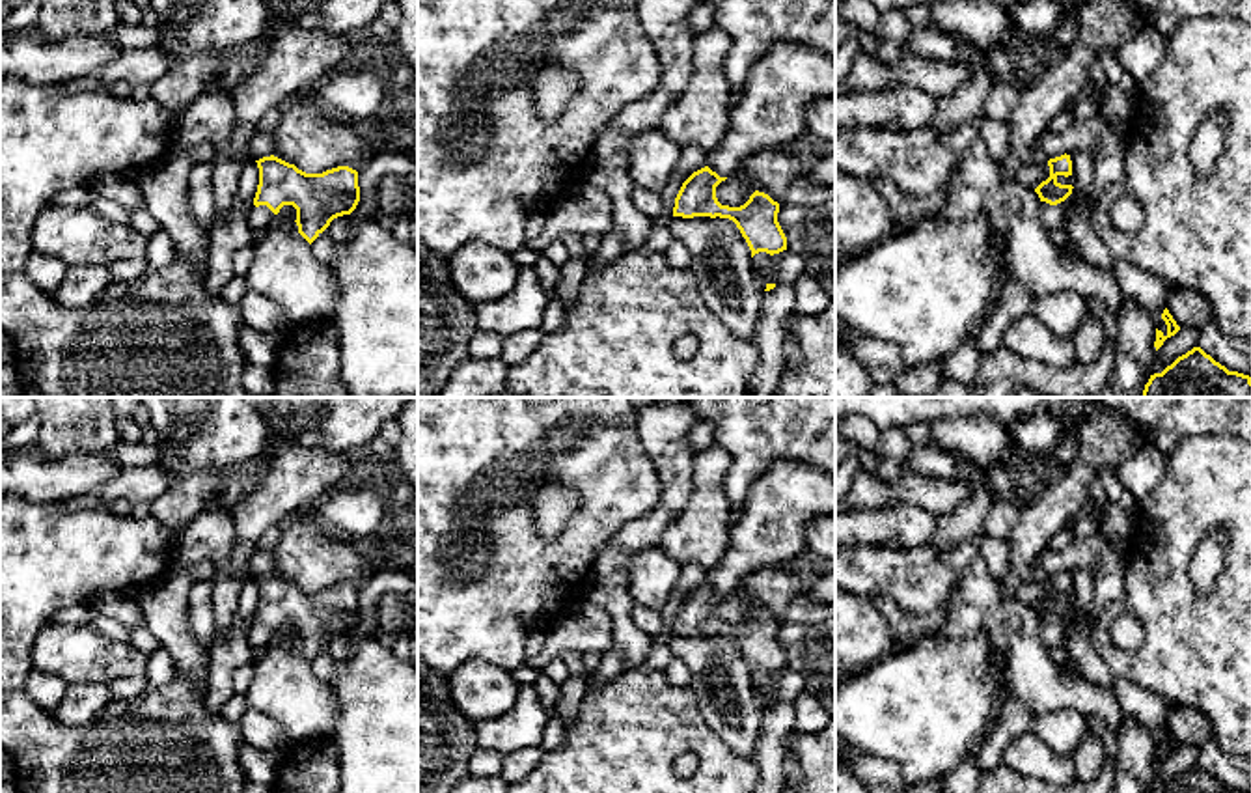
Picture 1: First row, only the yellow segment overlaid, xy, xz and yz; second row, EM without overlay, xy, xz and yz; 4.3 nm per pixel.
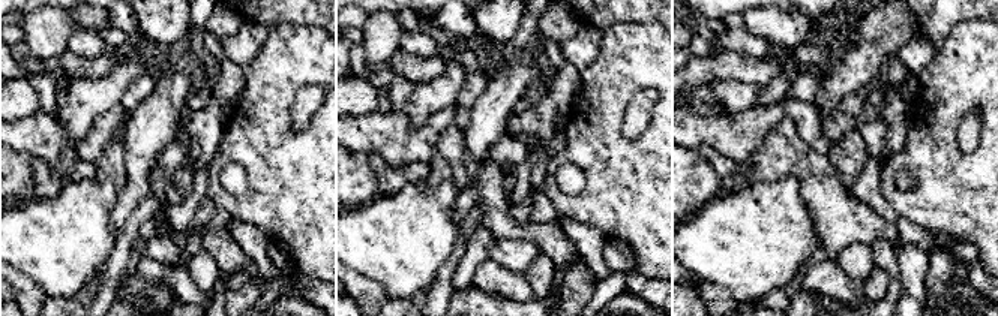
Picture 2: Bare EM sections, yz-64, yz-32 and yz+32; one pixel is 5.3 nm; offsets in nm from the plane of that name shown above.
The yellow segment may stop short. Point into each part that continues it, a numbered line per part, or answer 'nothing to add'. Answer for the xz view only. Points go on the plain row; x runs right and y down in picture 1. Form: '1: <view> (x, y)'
nothing to add

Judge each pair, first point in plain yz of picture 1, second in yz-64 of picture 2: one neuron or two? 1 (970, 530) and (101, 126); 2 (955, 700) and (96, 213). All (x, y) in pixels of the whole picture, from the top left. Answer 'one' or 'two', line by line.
1: two
2: one

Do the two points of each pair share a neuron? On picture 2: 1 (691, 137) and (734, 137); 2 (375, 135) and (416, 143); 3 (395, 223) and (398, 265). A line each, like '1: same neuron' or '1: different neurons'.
1: same neuron
2: same neuron
3: same neuron

